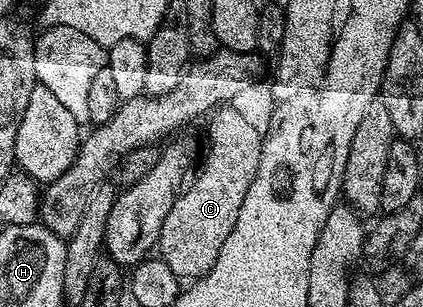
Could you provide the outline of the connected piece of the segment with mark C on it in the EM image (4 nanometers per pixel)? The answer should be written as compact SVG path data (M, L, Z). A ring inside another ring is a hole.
M218 108L212 111L209 122L209 151L205 163L196 171L197 179L190 181L177 195L171 212L163 220L159 239L159 256L182 280L202 278L215 264L223 240L231 236L239 208L243 208L243 196L255 180L261 155L262 131L249 123L245 114L233 108Z

